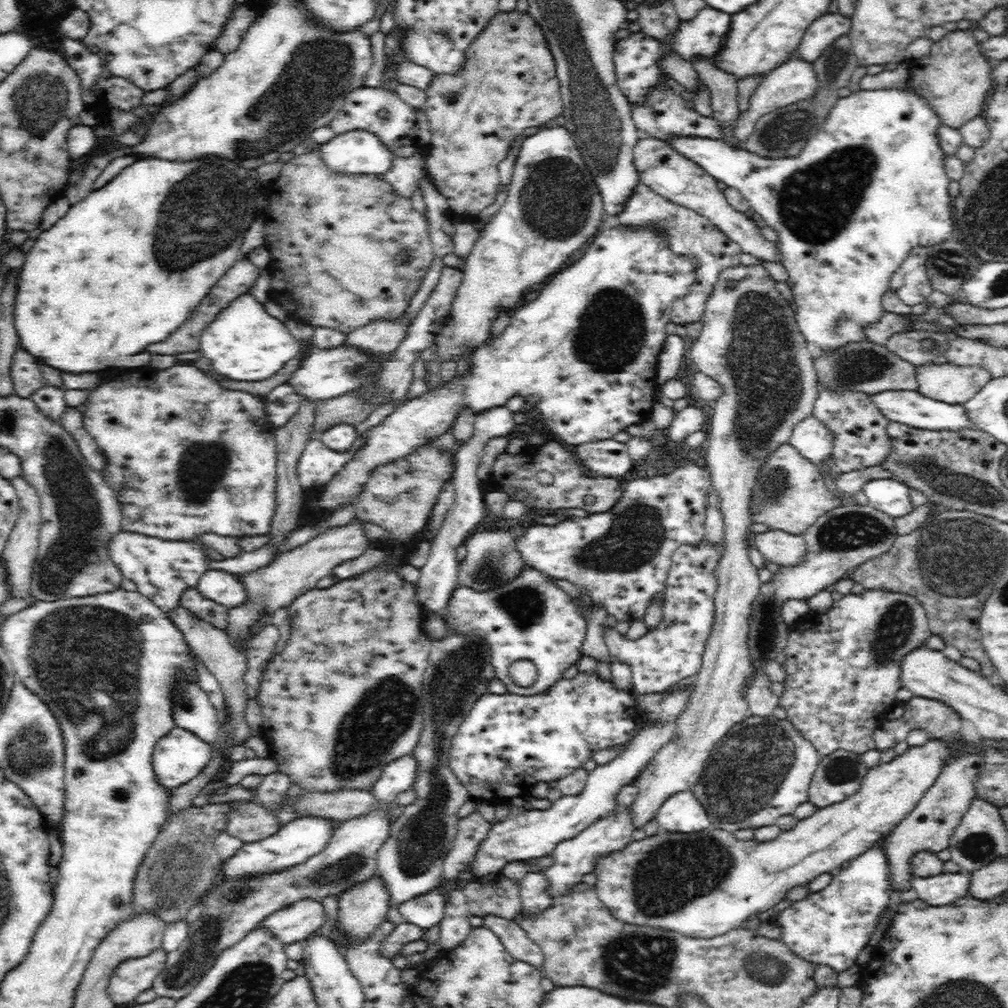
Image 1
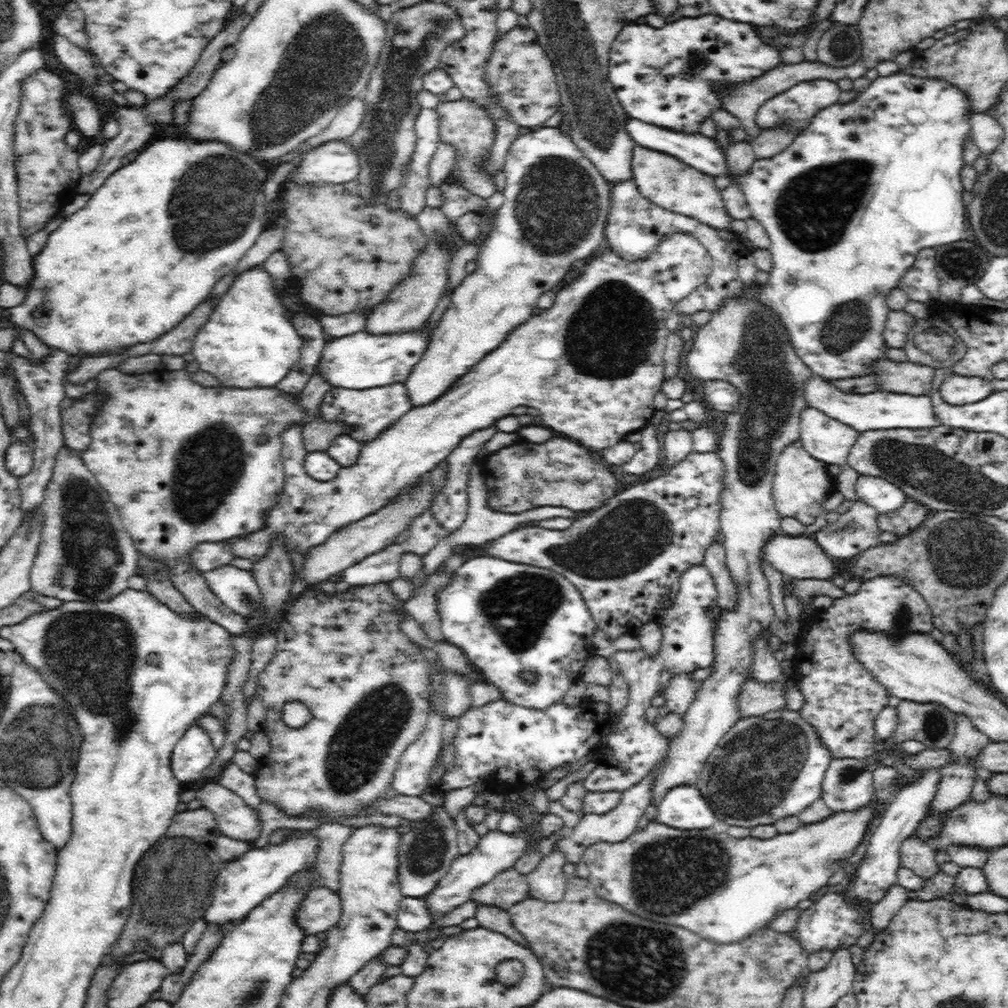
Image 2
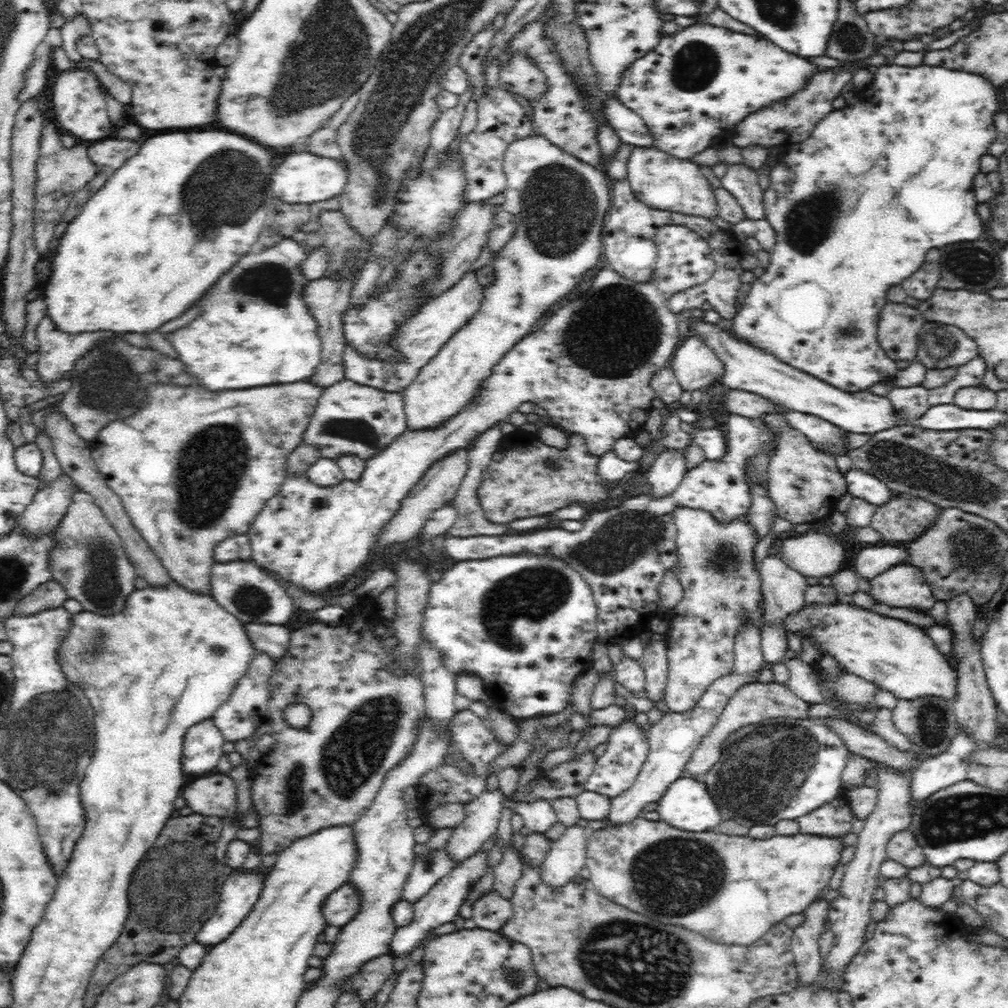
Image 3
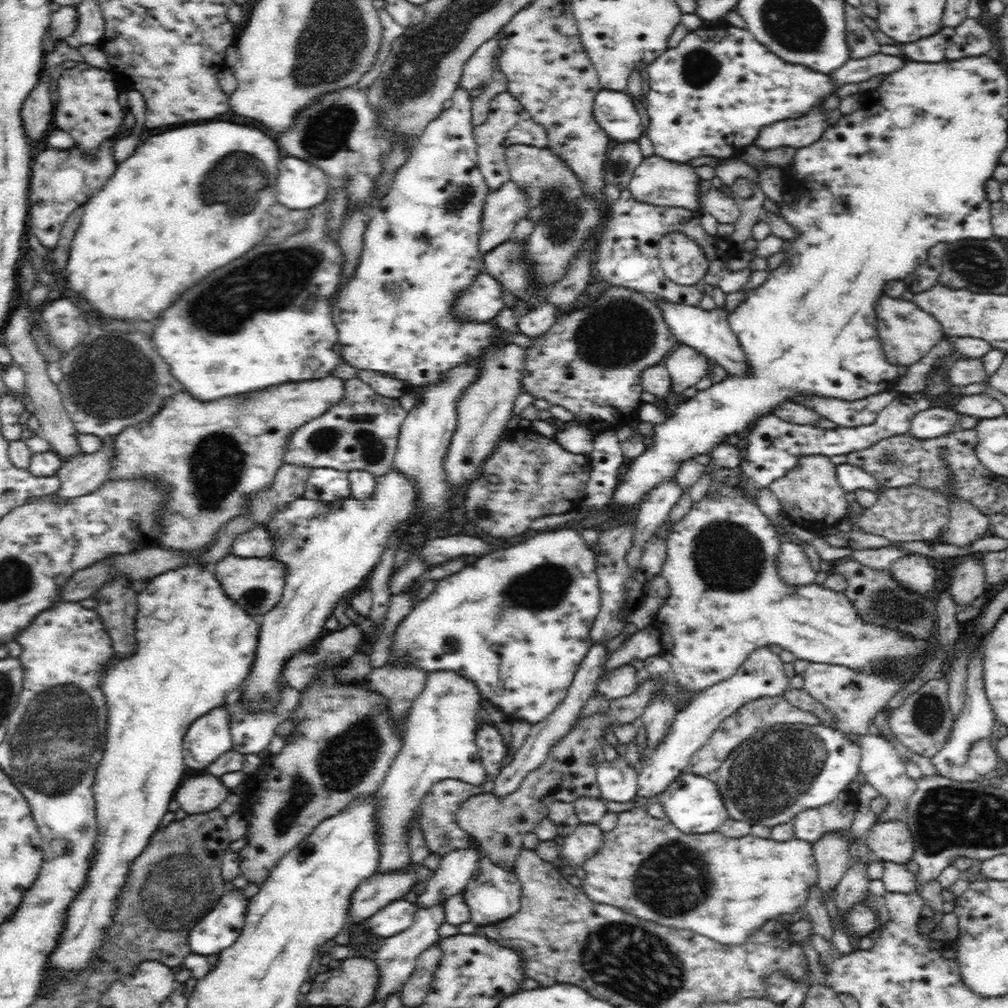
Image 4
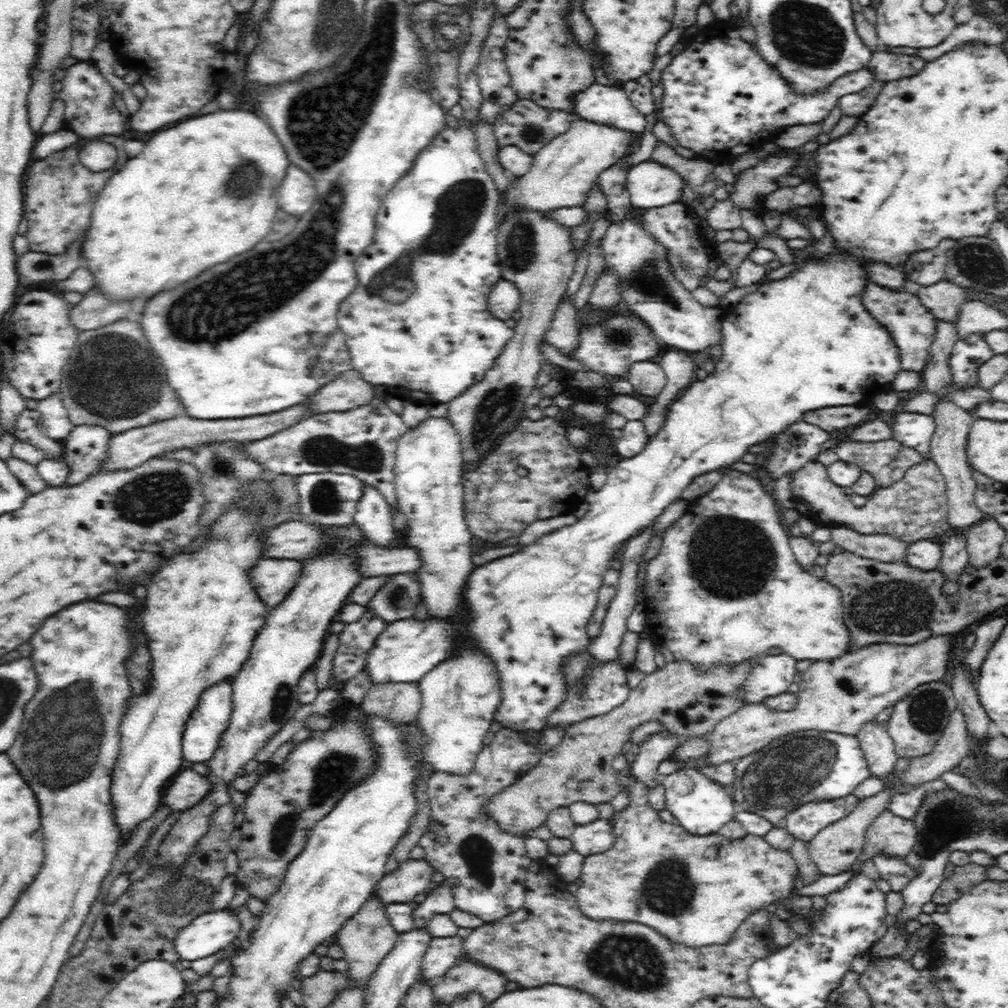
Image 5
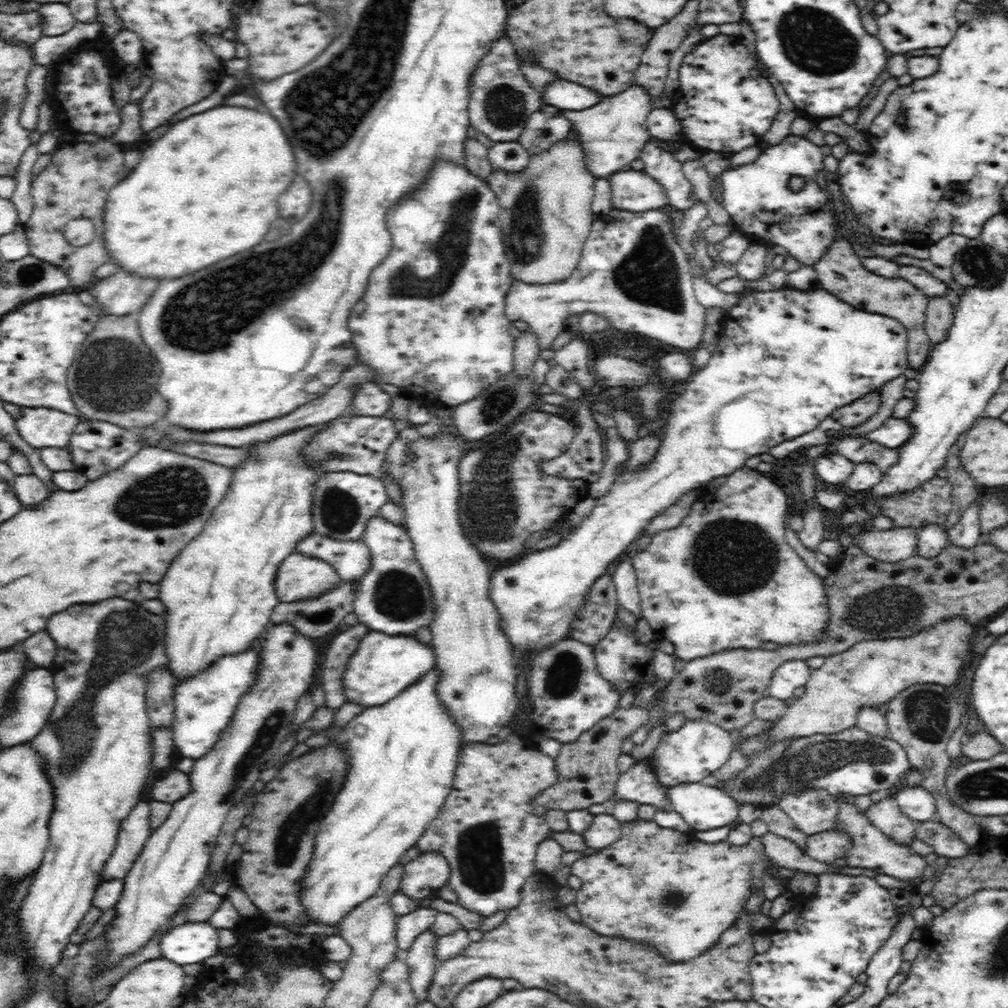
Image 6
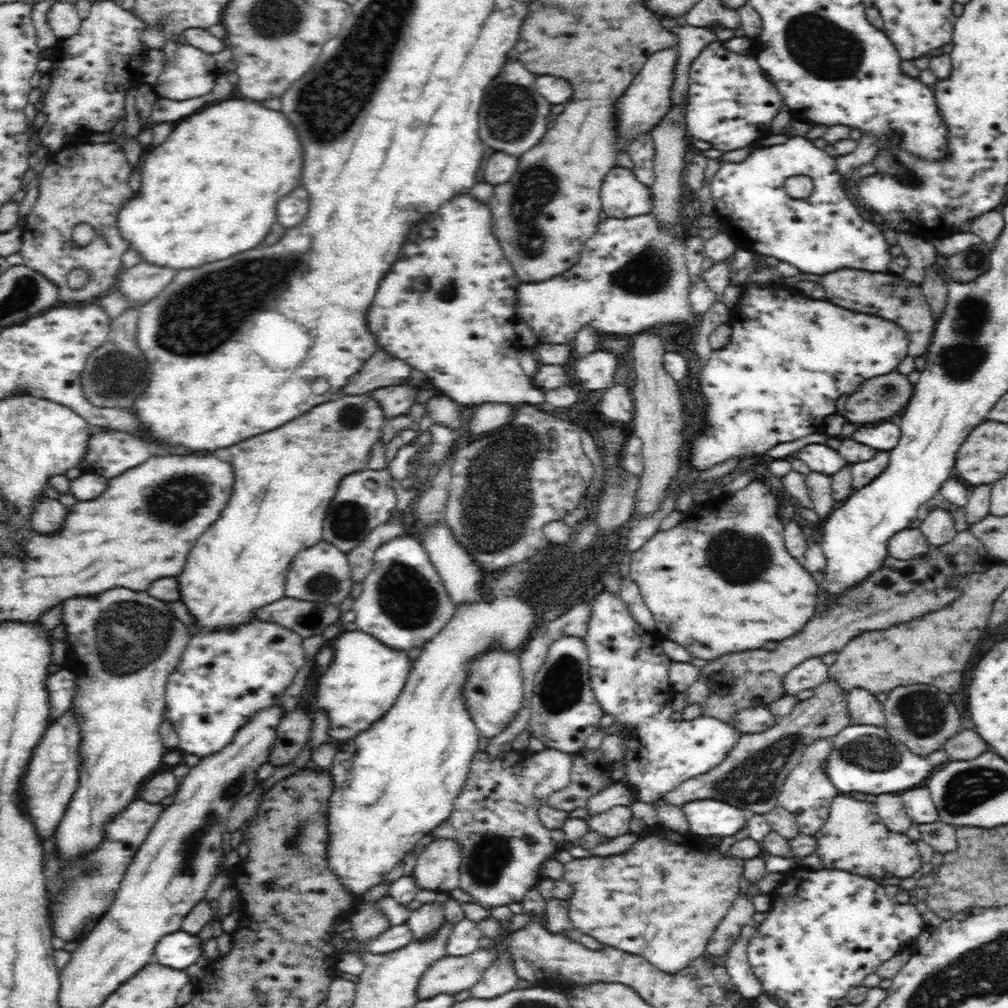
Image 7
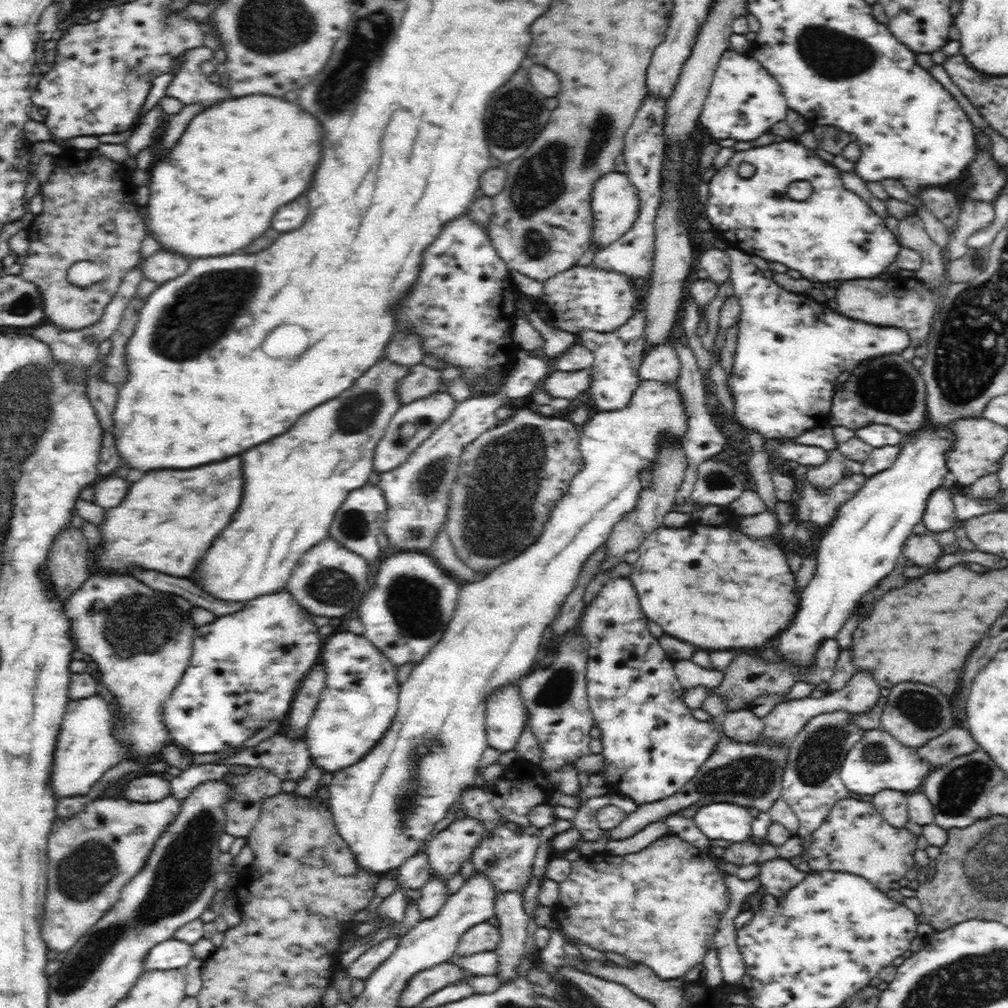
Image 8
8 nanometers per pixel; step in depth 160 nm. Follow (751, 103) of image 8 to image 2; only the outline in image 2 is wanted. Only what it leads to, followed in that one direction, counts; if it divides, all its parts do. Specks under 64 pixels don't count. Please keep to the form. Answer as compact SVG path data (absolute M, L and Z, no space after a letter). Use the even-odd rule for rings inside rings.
M710 12L697 17L682 17L662 28L630 22L614 39L609 54L609 79L629 117L680 134L698 134L701 123L716 110L724 110L722 87L737 85L762 76L780 62L779 49L764 43L753 26L728 20Z

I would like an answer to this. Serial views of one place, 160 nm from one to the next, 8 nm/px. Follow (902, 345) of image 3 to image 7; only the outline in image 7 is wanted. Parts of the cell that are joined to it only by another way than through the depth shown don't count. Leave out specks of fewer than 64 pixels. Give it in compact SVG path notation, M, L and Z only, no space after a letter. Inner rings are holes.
M838 269L832 273L821 274L820 278L825 298L830 302L857 313L876 315L898 324L907 332L908 354L912 358L927 352L937 320L926 303L921 285L890 272L871 273L860 269Z

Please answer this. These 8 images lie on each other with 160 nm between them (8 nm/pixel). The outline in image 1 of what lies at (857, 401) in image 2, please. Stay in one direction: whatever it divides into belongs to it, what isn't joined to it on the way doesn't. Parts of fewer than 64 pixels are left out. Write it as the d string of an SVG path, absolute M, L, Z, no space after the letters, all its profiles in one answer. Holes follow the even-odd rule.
M885 390L884 392L870 395L874 406L882 411L882 415L889 421L899 422L903 425L924 430L966 430L973 428L970 417L966 416L966 407L963 404L948 404L938 399L928 398L917 390Z

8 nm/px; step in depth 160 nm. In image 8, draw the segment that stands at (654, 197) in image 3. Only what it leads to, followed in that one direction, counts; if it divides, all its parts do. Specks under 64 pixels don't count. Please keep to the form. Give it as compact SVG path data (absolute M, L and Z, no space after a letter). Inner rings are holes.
M612 172L600 177L590 194L590 208L595 227L591 245L607 247L629 232L639 215L640 201L638 200L638 189L634 188L625 173Z

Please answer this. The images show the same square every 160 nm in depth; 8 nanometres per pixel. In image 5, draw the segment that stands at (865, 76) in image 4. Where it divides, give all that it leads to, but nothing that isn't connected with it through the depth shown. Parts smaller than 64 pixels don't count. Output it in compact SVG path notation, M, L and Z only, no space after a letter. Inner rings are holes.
M890 50L876 51L865 69L874 75L876 81L892 82L918 74L927 62L916 55L895 54Z

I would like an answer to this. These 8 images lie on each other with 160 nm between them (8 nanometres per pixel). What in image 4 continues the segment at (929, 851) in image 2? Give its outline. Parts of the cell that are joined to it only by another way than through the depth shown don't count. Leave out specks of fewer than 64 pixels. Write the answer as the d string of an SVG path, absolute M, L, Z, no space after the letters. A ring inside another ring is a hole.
M904 819L878 821L866 833L867 846L883 863L906 865L913 860L914 843Z

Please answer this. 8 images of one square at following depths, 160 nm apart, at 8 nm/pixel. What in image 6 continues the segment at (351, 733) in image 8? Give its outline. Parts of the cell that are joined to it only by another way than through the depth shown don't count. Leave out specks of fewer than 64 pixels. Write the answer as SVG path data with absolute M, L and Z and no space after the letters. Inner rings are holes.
M371 630L346 662L346 670L342 674L342 693L346 693L346 701L363 704L366 709L382 706L418 682L434 666L435 653L432 645L418 642L415 636L389 636Z

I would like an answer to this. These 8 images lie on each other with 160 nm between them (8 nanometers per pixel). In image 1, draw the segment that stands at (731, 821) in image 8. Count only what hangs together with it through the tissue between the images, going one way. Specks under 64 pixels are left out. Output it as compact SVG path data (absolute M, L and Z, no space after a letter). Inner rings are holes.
M690 789L673 794L657 811L655 818L663 831L686 834L710 826L708 813Z

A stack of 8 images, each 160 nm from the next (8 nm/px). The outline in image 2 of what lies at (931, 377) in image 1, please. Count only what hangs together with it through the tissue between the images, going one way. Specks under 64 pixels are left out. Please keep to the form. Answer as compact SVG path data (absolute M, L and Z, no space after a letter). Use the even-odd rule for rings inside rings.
M951 373L947 374L938 388L942 400L952 406L978 402L992 391L992 384L980 377L962 377Z

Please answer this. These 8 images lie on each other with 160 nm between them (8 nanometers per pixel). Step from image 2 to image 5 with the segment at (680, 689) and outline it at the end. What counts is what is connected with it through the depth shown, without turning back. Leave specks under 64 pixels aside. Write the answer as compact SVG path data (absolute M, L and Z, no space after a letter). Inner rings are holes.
M732 468L722 474L720 481L694 502L691 502L676 524L667 529L663 536L663 543L657 555L647 562L646 584L649 590L644 591L649 630L660 644L668 649L675 661L689 662L697 666L699 670L710 670L716 664L723 666L736 666L740 662L756 659L760 654L771 648L780 648L783 654L789 655L796 660L834 660L841 658L848 652L852 652L851 633L843 622L843 603L841 593L836 586L829 584L824 578L812 576L804 570L796 560L789 545L789 532L786 524L782 521L781 506L775 497L766 491L758 478L751 477L749 473L740 472Z

